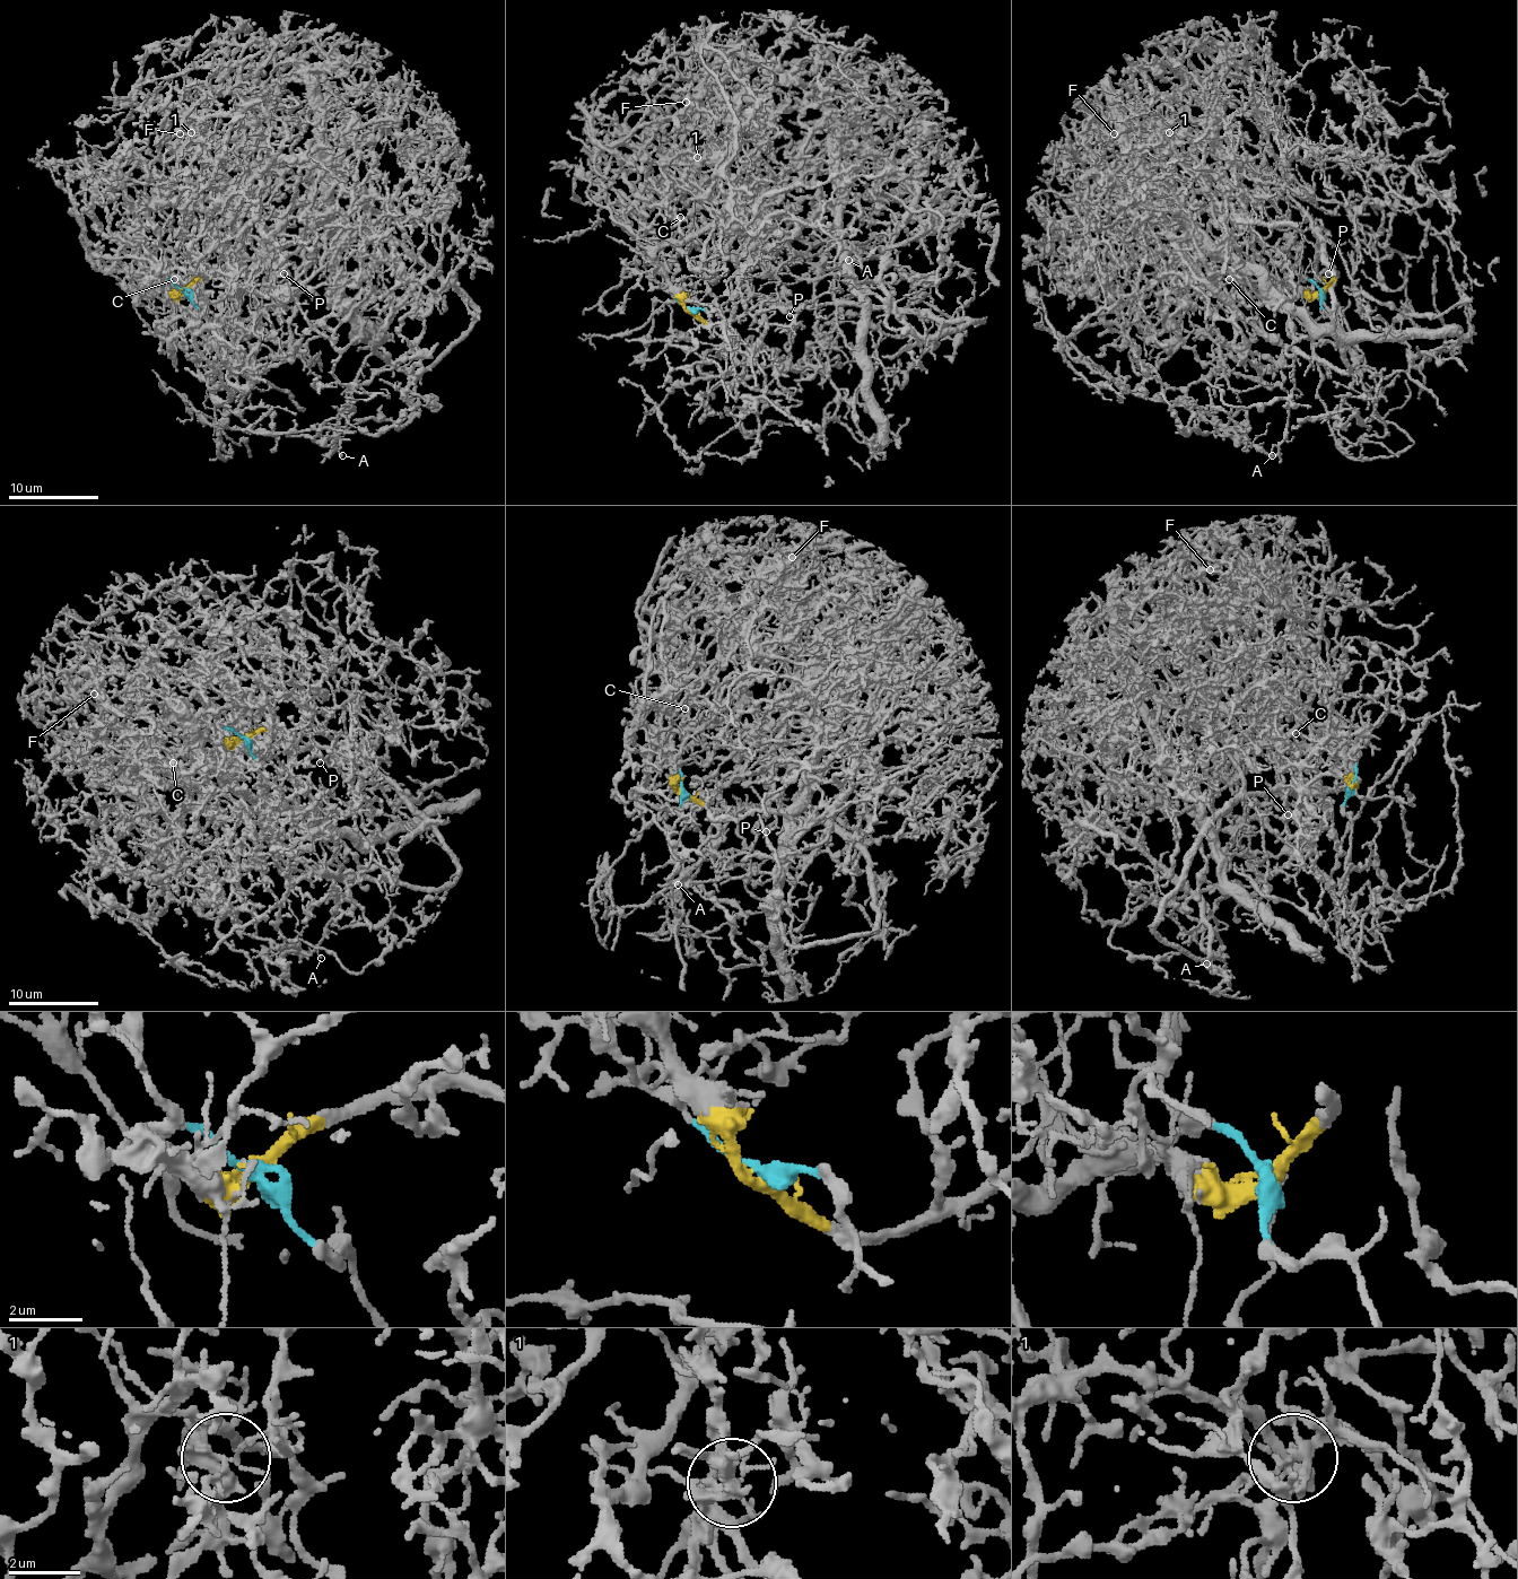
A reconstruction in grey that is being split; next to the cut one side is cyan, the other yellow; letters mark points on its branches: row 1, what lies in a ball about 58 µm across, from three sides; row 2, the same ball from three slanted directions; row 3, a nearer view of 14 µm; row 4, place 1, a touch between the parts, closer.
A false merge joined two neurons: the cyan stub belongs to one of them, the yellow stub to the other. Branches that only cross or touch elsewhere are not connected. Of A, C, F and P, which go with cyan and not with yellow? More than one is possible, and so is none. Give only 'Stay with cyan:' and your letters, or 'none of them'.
Stay with cyan: C, F

